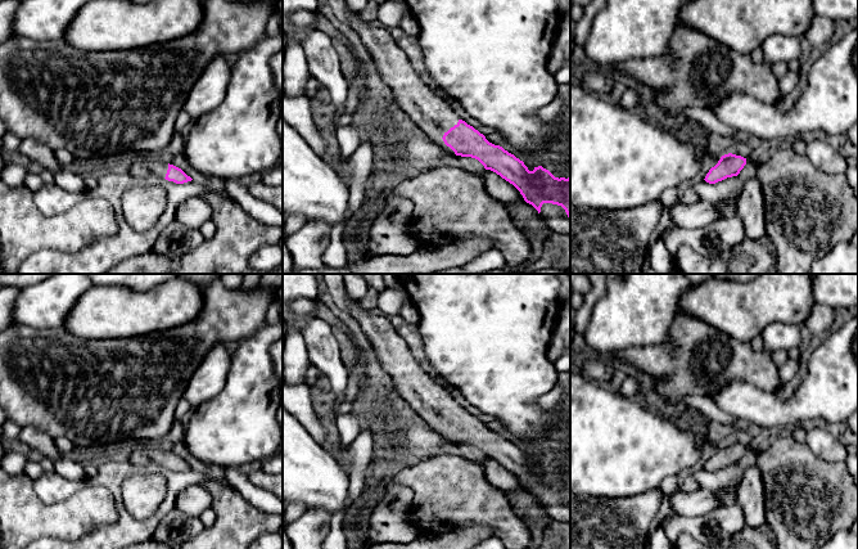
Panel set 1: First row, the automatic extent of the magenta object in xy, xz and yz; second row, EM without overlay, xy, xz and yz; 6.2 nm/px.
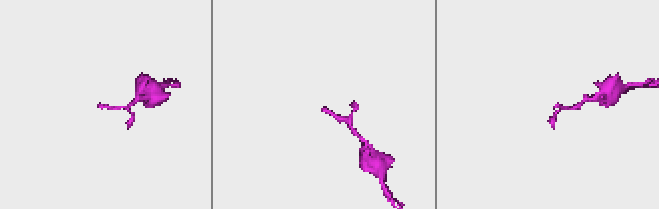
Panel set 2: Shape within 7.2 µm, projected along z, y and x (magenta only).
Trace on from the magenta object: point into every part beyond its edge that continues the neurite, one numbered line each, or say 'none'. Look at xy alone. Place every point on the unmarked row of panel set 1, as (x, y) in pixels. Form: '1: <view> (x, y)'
1: xy (144, 457)

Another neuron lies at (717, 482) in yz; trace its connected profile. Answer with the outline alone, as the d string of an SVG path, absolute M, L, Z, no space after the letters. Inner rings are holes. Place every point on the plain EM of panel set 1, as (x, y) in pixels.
M737 464L727 465L715 472L709 472L705 468L692 469L692 477L699 485L699 489L712 491L724 505L731 505L737 501L737 494L728 492L728 486L740 486L744 469Z

